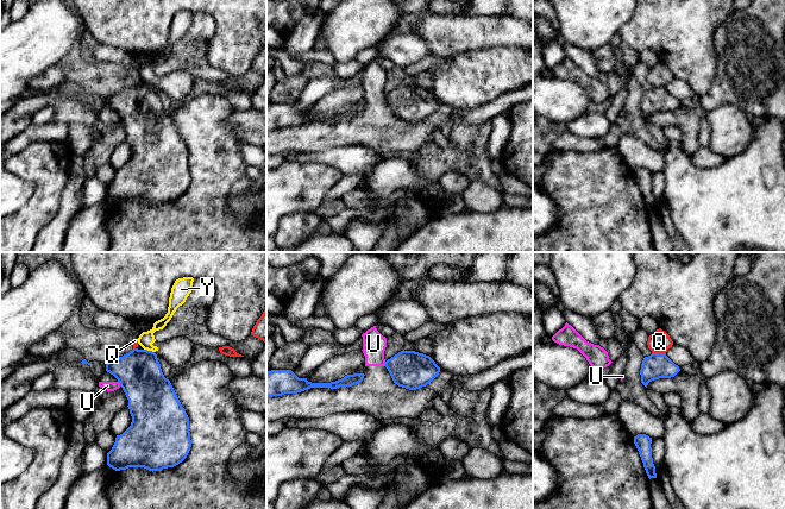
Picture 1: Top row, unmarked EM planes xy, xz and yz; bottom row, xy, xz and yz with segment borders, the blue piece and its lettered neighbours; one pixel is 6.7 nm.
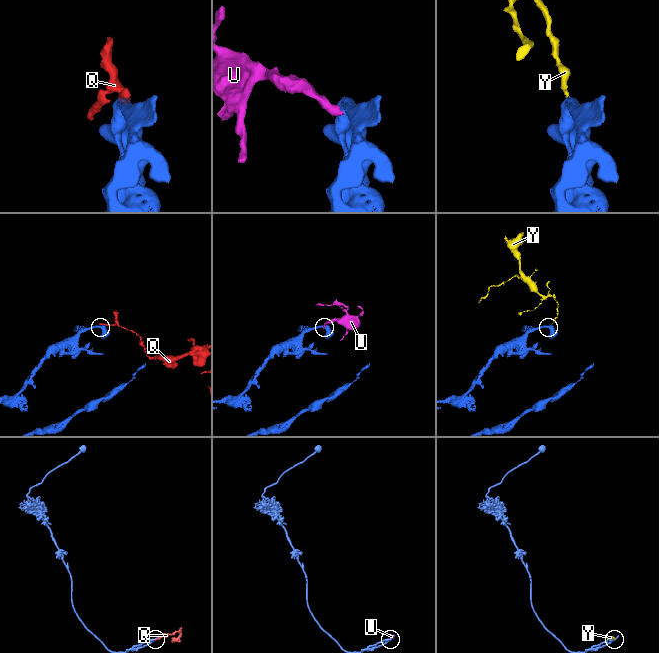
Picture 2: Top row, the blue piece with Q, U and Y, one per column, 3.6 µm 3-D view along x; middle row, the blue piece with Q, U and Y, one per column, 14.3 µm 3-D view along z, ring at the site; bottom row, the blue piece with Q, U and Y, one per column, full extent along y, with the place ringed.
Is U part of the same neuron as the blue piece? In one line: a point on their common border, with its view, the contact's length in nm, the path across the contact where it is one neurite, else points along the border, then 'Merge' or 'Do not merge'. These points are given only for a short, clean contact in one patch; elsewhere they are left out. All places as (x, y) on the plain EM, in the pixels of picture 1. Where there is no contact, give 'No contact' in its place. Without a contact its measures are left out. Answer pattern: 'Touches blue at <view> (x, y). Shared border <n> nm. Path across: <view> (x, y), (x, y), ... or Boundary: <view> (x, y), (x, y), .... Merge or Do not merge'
Touches blue at xy (119, 115). Shared border 40 nm. Boundary: xy (118, 114), (120, 119). Do not merge

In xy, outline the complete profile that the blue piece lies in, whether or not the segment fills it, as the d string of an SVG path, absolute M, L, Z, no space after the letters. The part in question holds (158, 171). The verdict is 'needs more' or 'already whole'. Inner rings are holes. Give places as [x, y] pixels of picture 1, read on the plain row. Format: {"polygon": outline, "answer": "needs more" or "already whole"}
{"polygon": "M133 82L123 90L106 96L106 105L120 117L132 150L131 159L117 169L112 183L107 187L107 199L115 205L144 201L153 206L182 196L191 181L189 151L170 114L164 111L157 88Z", "answer": "already whole"}

